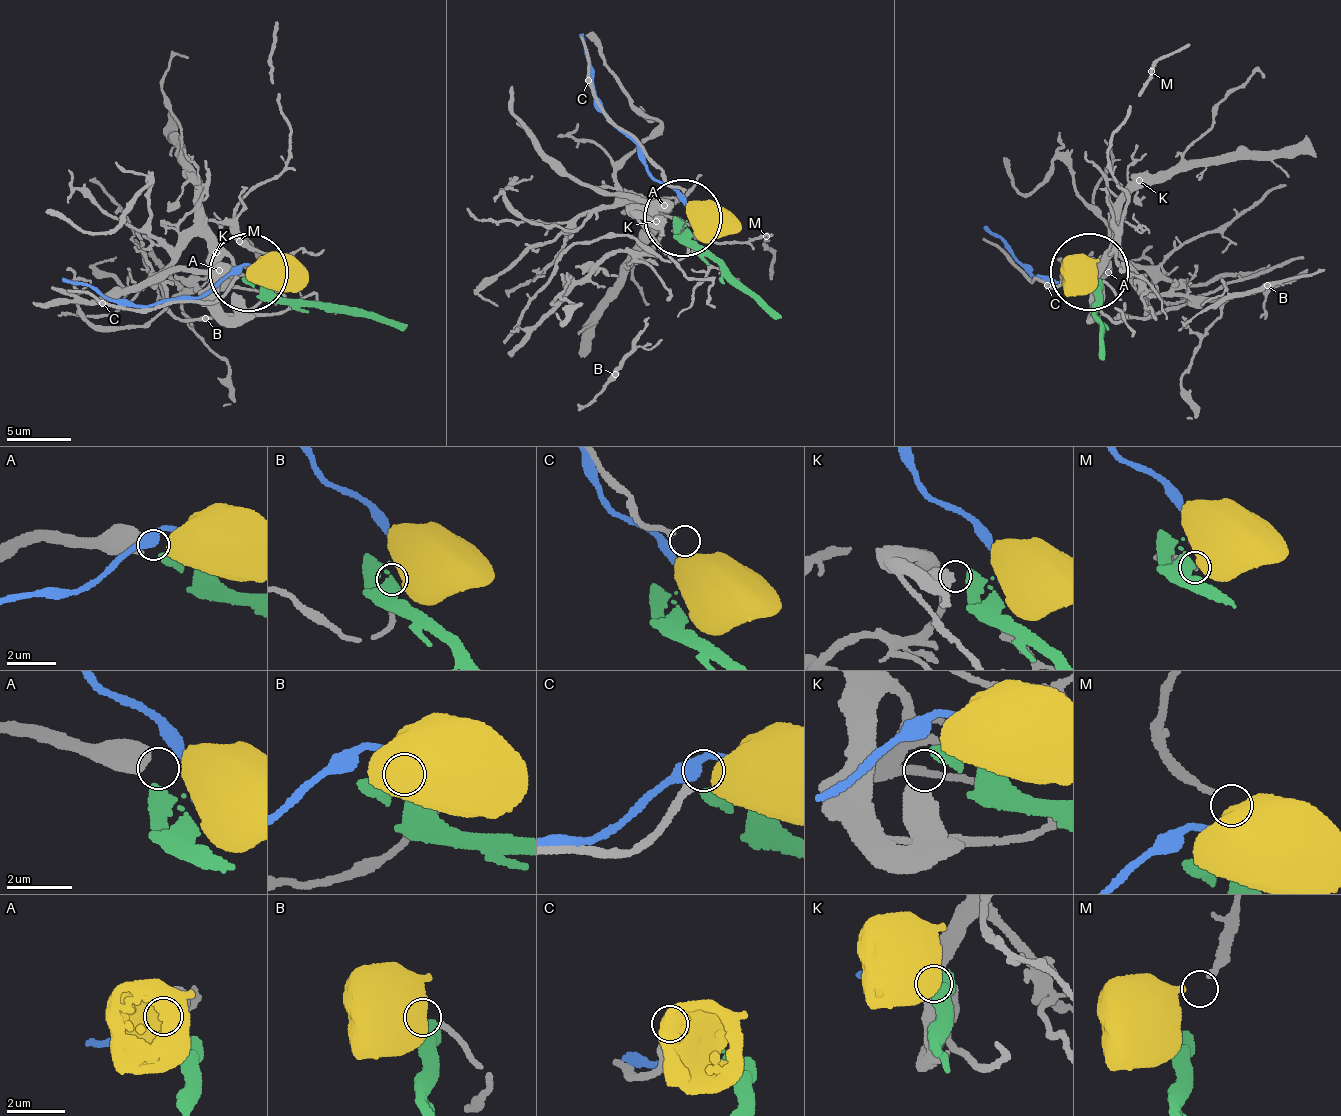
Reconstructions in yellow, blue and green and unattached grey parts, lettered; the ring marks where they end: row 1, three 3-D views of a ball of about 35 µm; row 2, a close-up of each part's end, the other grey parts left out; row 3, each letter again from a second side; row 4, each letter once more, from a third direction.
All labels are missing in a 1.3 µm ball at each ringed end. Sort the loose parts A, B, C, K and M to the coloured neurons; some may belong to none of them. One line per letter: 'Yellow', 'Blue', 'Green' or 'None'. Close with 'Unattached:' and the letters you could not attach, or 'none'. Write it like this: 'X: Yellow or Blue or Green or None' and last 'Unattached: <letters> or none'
A: None
B: Blue
C: None
K: Green
M: Yellow
Unattached: A, C

